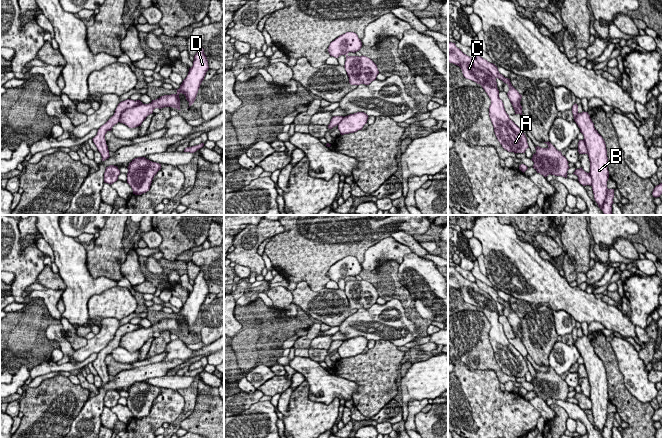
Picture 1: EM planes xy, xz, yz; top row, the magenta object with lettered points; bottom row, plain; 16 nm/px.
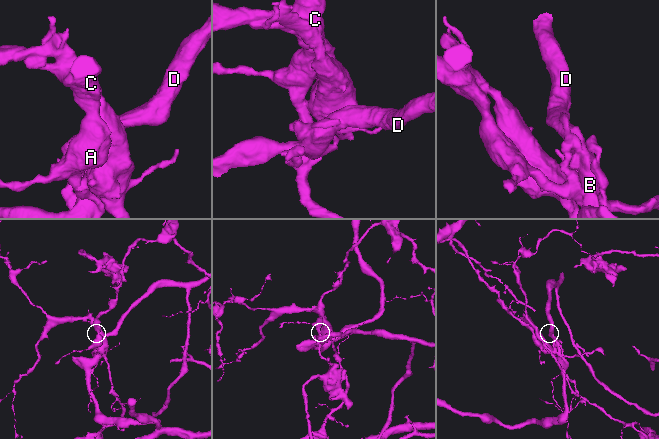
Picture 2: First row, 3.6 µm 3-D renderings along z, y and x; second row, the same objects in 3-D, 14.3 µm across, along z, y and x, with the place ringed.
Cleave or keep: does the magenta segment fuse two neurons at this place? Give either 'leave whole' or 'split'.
split

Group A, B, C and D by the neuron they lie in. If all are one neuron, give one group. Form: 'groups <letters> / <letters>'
groups A C / B D

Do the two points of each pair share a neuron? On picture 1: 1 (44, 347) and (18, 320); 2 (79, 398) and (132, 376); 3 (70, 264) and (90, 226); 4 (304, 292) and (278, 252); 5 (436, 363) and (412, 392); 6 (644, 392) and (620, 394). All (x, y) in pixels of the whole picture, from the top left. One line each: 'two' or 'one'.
1: one
2: two
3: two
4: two
5: one
6: two

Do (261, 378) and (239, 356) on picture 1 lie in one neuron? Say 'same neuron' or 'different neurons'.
different neurons

